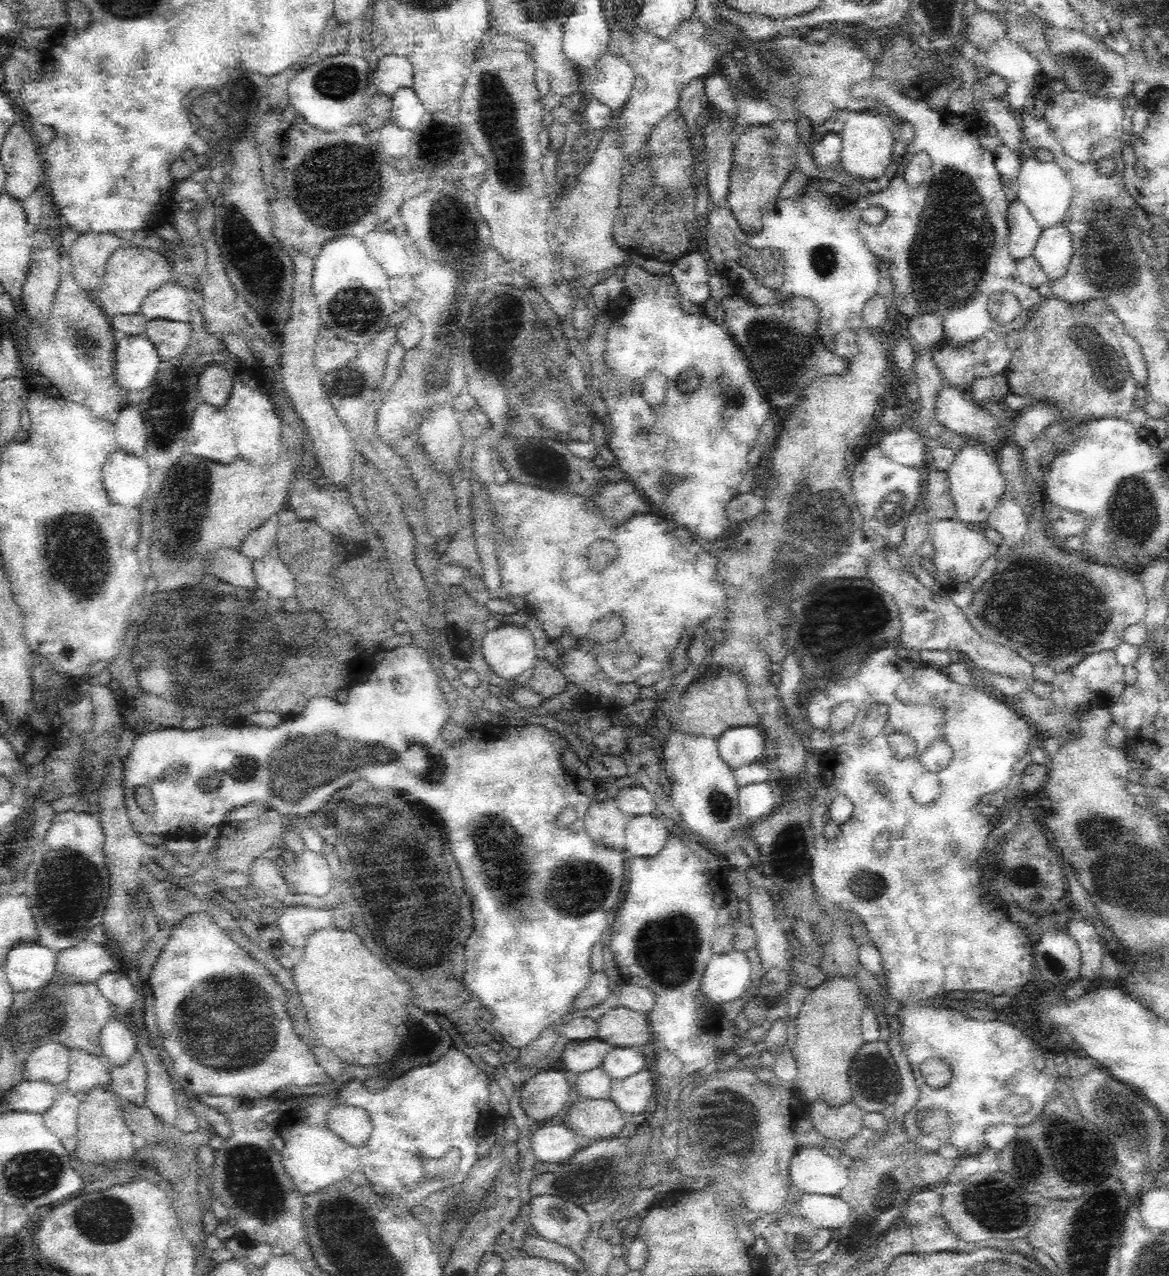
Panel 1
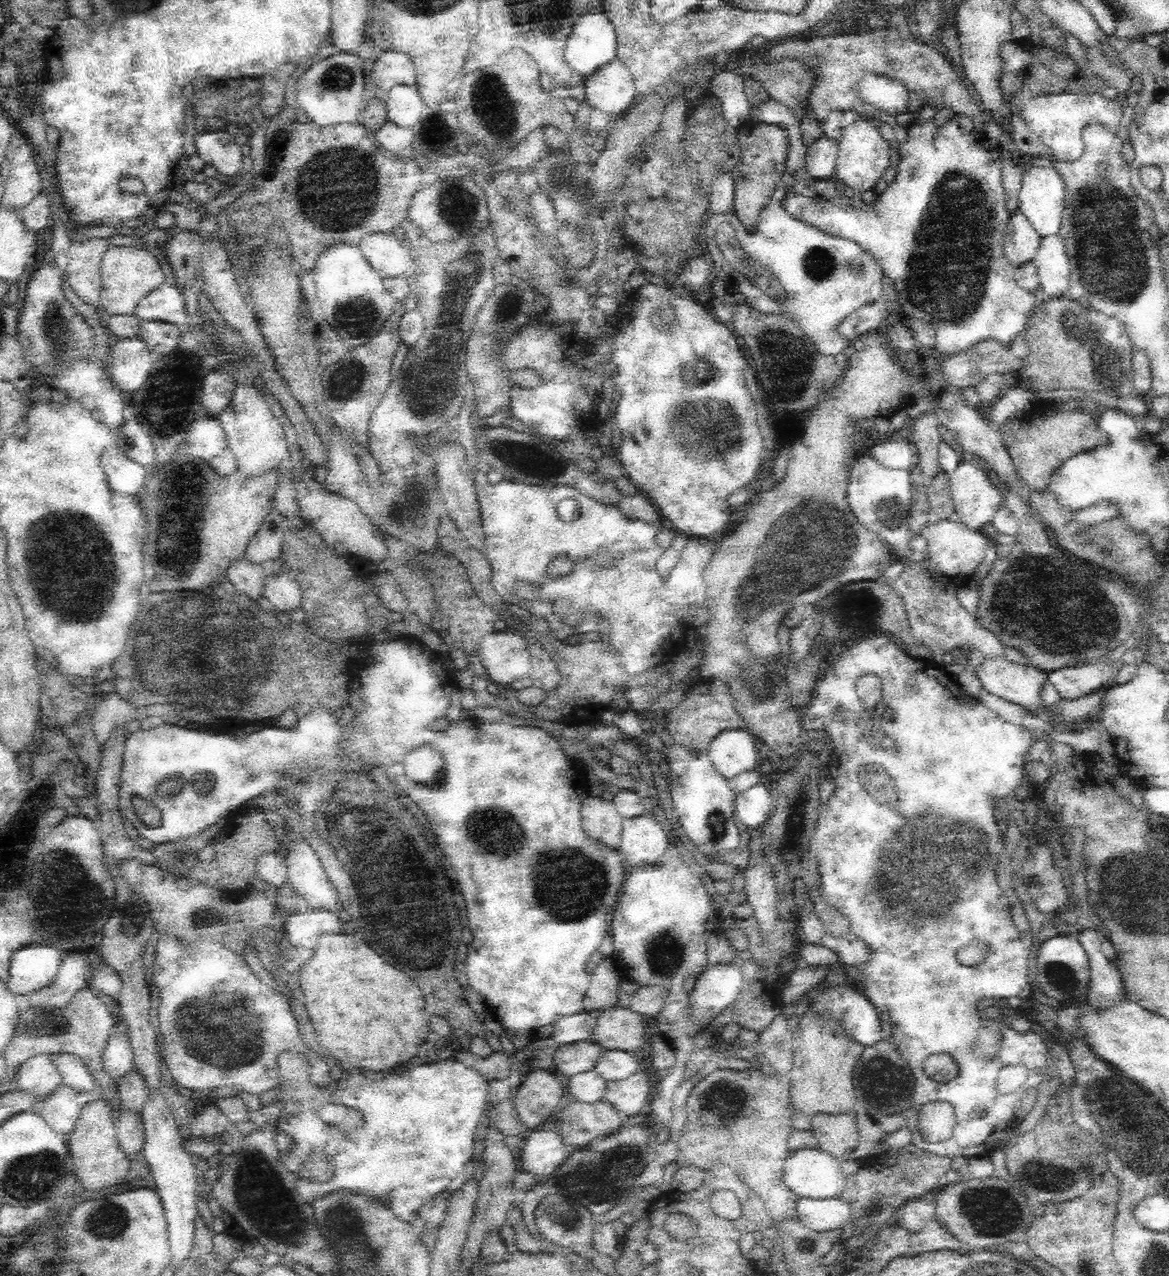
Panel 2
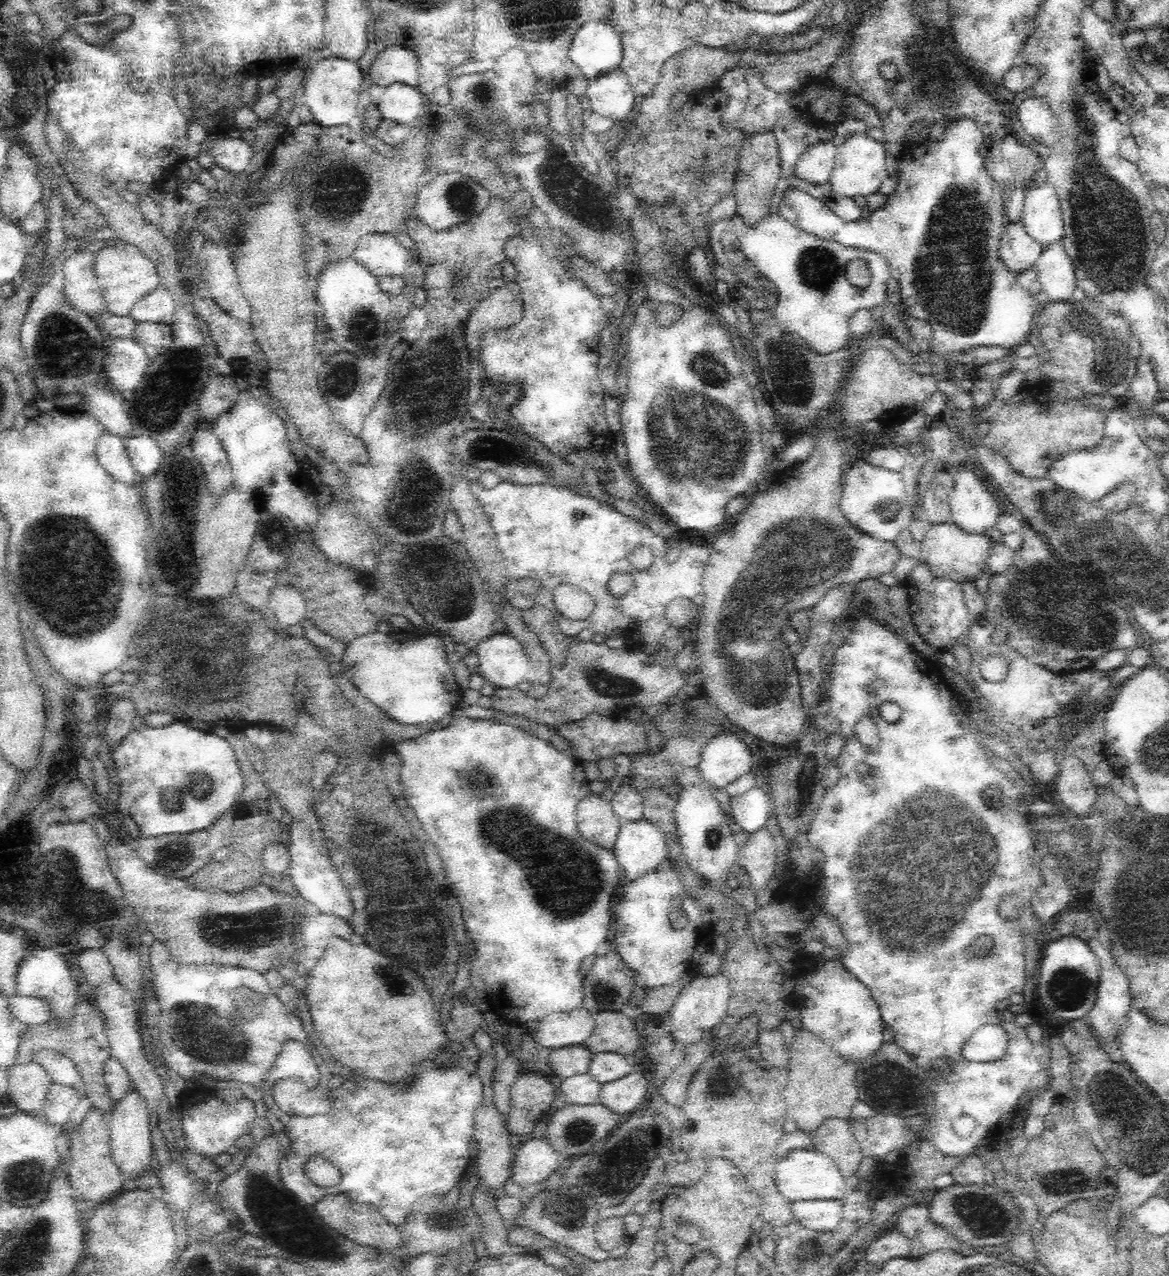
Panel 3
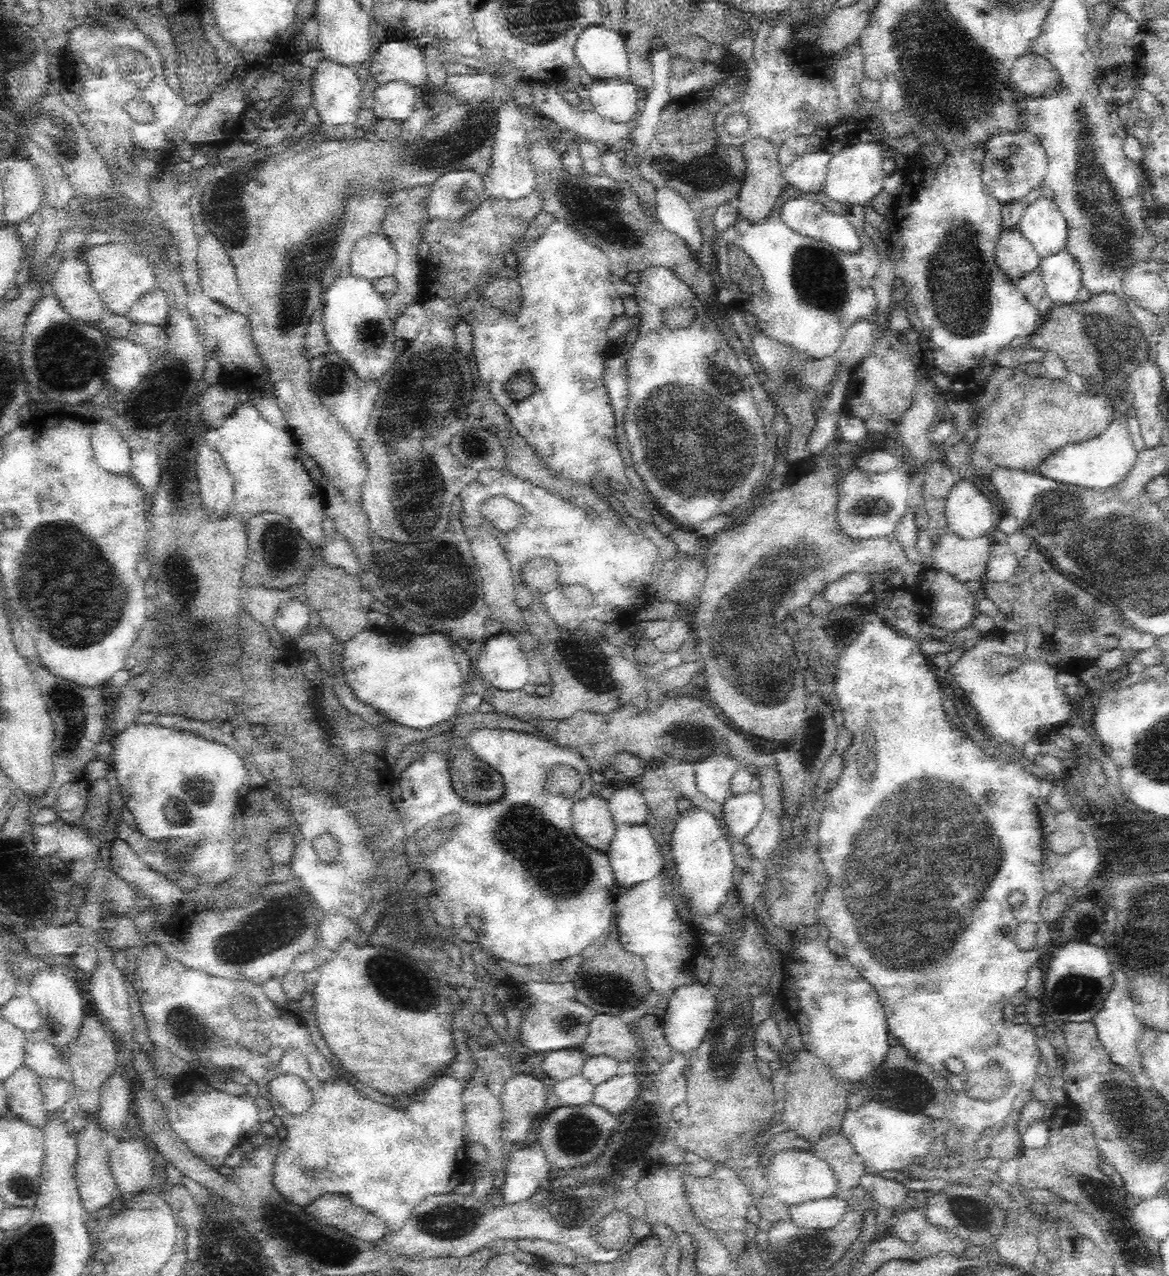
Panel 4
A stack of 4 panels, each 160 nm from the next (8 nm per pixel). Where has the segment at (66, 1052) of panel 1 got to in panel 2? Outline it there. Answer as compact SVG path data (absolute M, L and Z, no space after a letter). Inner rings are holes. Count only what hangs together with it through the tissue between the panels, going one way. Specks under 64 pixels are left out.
M39 1054L20 1064L10 1080L9 1089L26 1091L36 1102L40 1102L54 1092L60 1083L62 1075L58 1073L54 1059L49 1054Z

